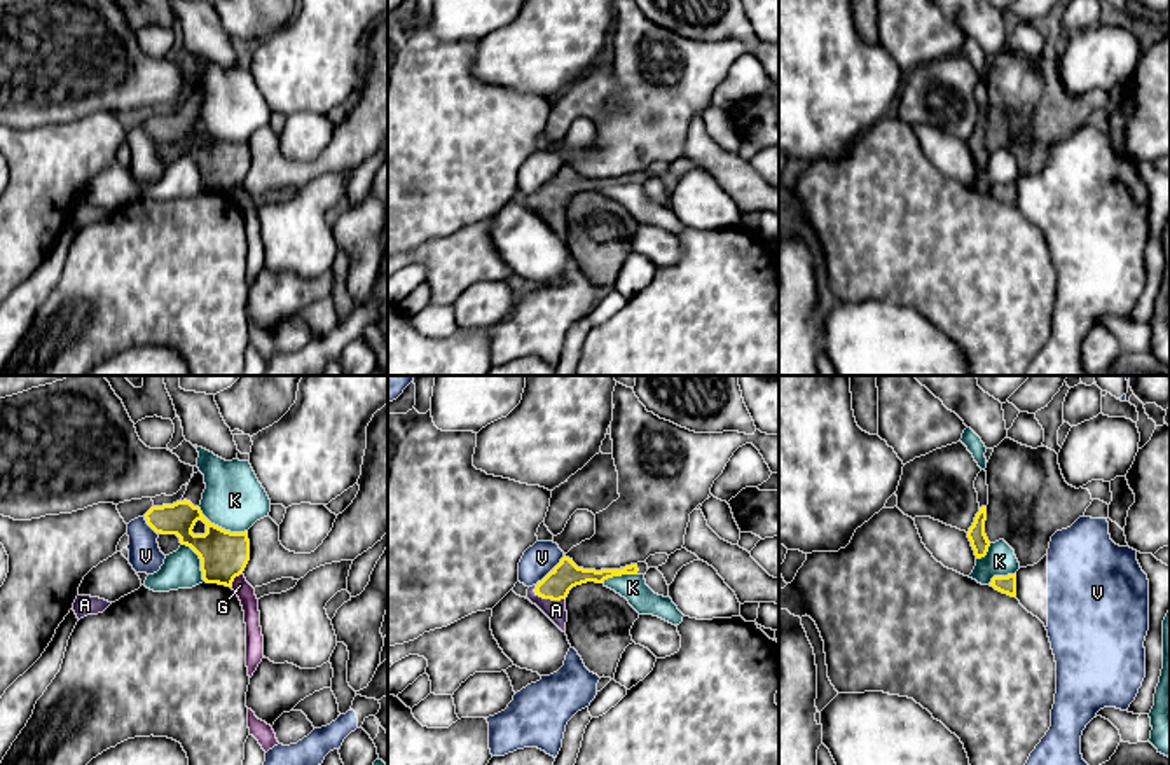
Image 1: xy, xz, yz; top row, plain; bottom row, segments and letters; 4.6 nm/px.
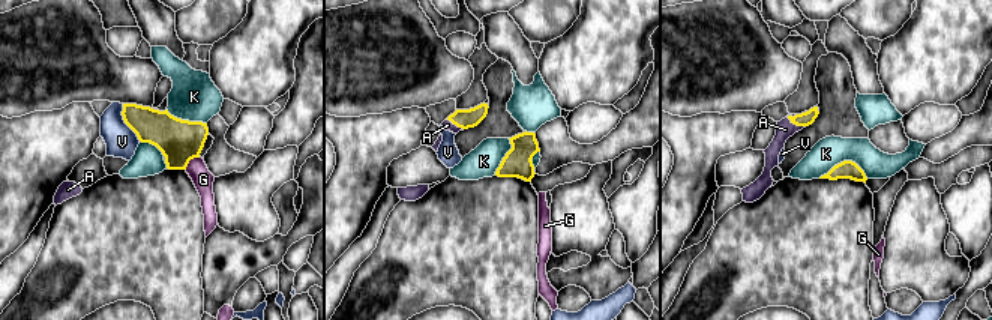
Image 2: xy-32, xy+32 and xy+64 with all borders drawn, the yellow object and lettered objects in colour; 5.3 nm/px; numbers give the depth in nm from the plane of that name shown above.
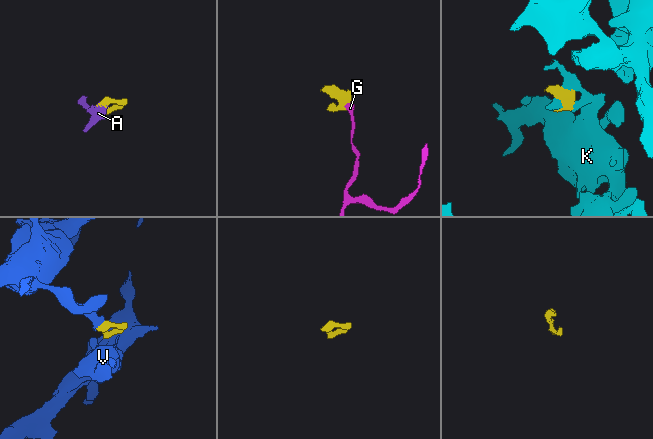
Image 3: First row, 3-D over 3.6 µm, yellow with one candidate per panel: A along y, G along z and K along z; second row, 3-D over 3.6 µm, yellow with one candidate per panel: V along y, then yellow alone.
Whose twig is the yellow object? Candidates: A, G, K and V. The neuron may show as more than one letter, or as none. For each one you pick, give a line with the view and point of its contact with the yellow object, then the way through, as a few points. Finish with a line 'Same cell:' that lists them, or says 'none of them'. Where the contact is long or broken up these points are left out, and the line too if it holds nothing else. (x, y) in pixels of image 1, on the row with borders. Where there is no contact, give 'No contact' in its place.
A: Touches yellow at xz (549, 598). Path across: xz (556, 585), (549, 598), (556, 610)
Same cell: A

